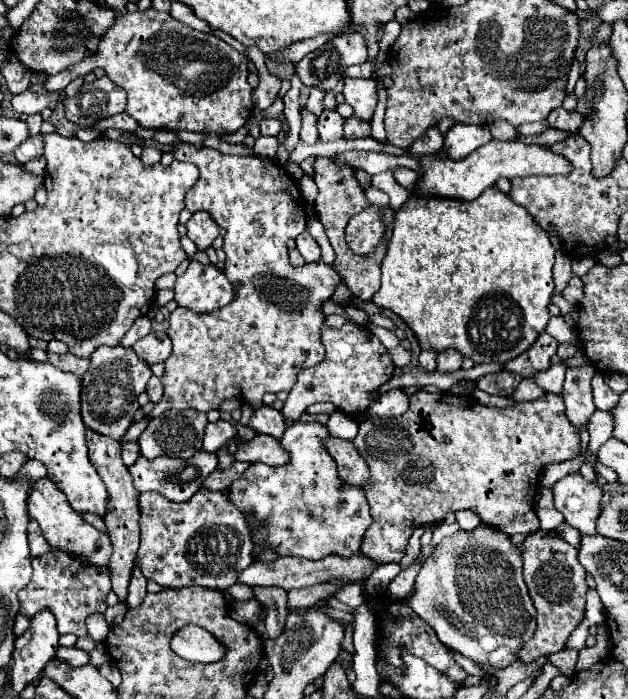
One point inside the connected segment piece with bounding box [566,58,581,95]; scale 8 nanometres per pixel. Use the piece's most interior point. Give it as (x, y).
(574, 74)

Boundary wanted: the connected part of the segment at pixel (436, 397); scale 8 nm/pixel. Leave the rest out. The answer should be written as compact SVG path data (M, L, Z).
M418 391L410 395L410 407L398 419L366 419L366 423L360 423L354 445L370 467L370 483L364 493L374 519L360 551L370 555L370 559L378 559L378 563L398 563L416 527L430 521L444 521L448 513L460 509L476 511L482 523L508 535L536 531L540 523L534 513L534 497L538 493L540 471L550 463L574 459L582 451L580 433L566 417L564 399L554 393L544 393L534 401L500 409L486 407L474 397L450 391Z

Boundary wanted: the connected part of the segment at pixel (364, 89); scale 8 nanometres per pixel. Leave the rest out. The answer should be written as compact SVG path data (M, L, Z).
M346 79L344 81L344 99L354 109L354 117L370 121L378 103L376 81L374 79Z

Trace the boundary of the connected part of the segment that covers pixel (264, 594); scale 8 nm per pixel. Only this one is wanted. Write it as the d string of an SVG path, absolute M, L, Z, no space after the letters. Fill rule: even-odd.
M252 587L254 597L262 603L262 607L266 609L266 633L270 639L276 639L282 629L284 629L284 621L288 615L288 607L286 607L286 591L282 587Z

